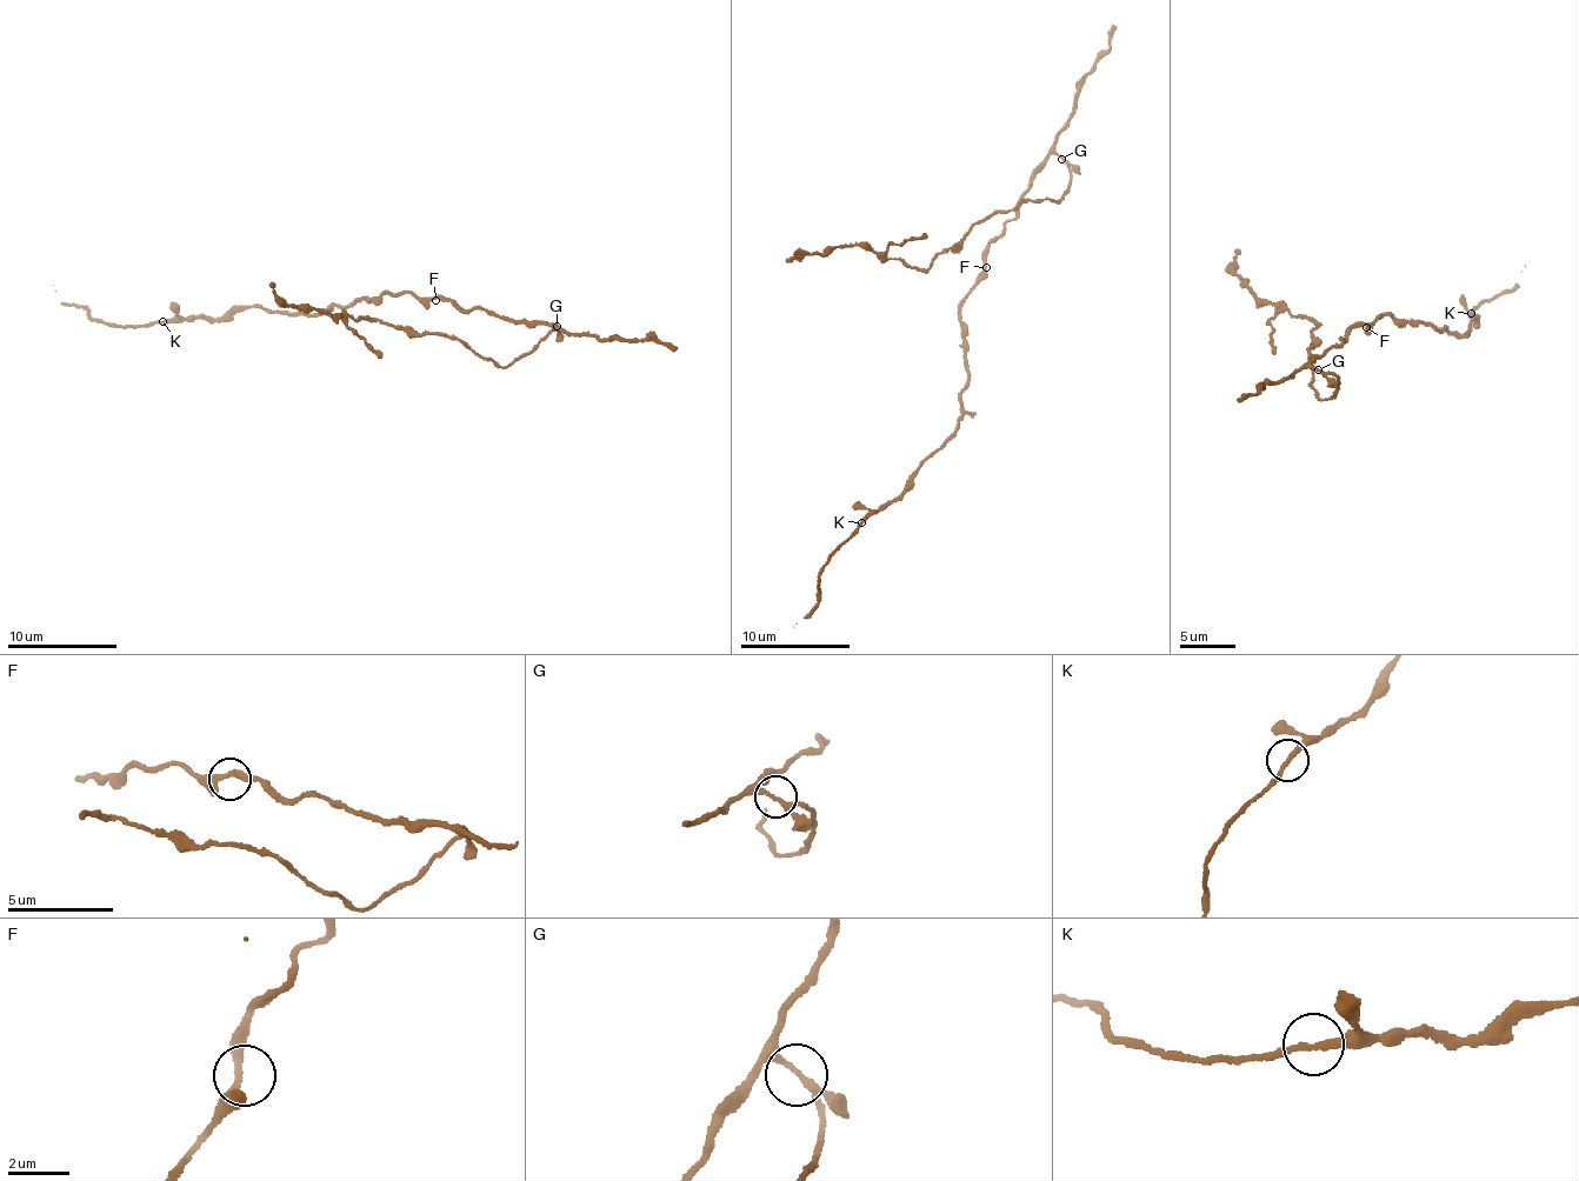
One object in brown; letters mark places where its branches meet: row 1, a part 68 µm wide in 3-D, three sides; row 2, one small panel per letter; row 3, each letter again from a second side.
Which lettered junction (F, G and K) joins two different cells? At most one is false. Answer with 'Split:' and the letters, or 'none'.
Split: none

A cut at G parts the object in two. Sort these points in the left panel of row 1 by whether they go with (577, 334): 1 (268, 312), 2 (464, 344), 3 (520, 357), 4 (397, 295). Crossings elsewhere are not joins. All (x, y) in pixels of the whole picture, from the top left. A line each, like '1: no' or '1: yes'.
1: yes
2: no
3: no
4: yes

